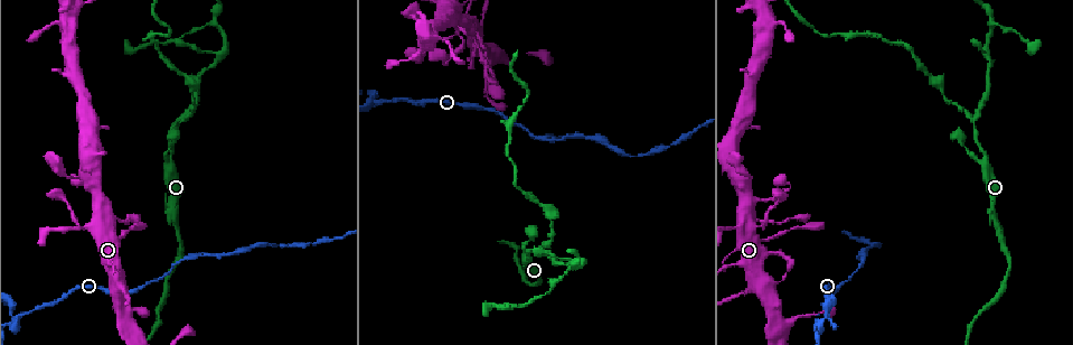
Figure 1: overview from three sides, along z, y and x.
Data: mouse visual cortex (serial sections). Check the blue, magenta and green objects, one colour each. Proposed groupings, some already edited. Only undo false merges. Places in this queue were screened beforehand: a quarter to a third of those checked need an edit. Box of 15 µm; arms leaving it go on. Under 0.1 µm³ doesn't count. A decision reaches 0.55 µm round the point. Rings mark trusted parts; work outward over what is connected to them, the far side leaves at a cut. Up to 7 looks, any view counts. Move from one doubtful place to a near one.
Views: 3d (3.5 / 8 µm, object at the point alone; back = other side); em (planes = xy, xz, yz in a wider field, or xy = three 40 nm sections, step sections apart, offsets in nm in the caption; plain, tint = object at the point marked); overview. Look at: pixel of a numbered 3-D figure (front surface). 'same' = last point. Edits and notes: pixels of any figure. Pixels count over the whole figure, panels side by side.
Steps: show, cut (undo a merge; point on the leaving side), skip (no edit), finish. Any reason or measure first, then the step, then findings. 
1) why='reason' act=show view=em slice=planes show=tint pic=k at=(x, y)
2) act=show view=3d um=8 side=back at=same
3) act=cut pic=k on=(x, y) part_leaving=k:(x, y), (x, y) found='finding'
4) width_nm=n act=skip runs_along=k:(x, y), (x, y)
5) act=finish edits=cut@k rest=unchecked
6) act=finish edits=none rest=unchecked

why='two arms in line, one across' act=show view=3d um=8 pic=1 at=(170, 168)

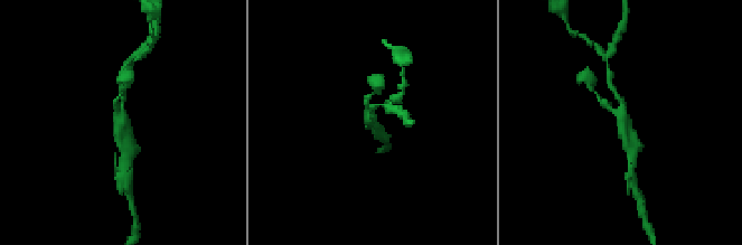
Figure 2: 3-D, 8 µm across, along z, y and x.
act=show view=3d um=3.5 pic=2 at=(372, 120)

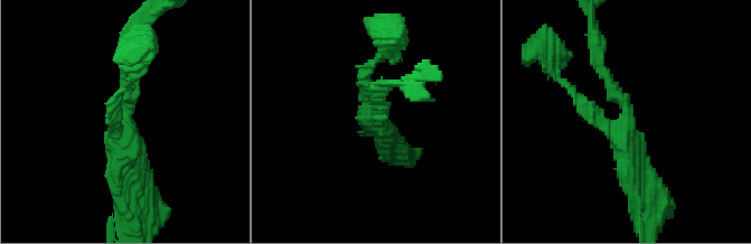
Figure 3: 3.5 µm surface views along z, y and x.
arms=3 arm_widths_nm=150,200,300 why='need the tissue' act=show view=em slice=xy step=5 show=tint pic=3 at=(377, 122)

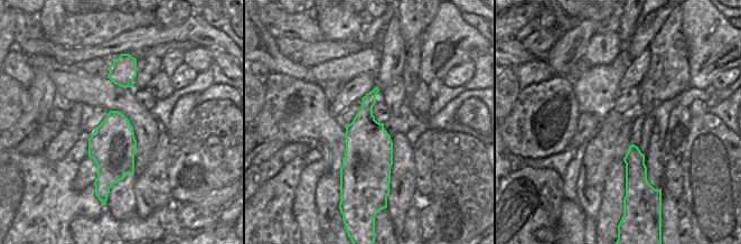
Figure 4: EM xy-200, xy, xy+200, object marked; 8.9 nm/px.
width_nm=420 act=skip runs_along=3:(655, 205), (626, 150), (626, 105), (600, 67) found='one cell here'

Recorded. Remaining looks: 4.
why='a fork' act=show view=3d um=3.5 pic=1 at=(538, 247)

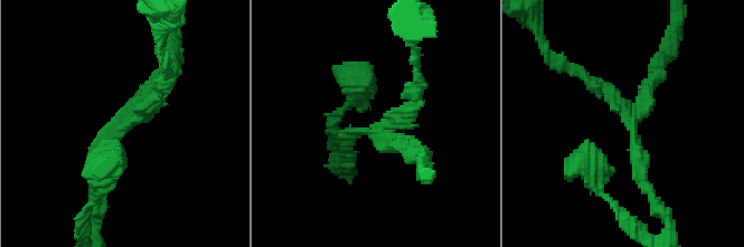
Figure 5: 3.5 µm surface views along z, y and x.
arms=3 arm_widths_nm=200,200,250 why='shape alone is not enough' act=show view=em slice=xy step=2 show=tint pic=5 at=(367, 130)

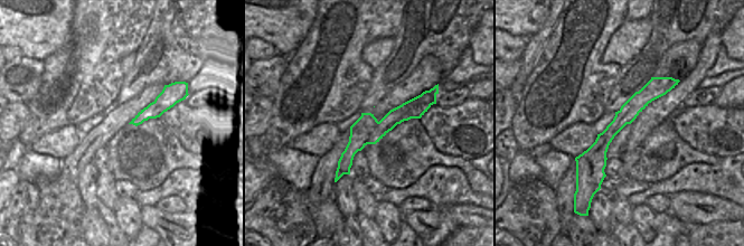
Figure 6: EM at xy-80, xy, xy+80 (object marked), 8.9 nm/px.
act=show view=em slice=planes show=tint at=same

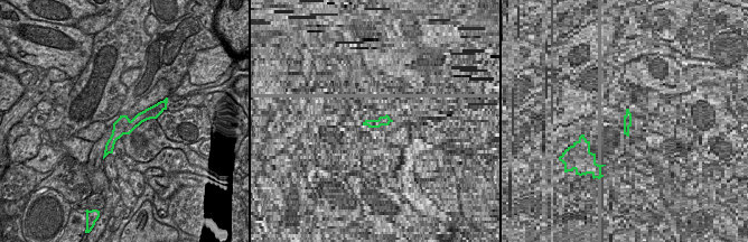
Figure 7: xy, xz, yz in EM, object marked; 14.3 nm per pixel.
act=cut pic=5 on=(601, 88) found='a second cell is stuck on'

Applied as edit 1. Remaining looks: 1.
act=finish edits=cut@5 rest=unchecked

